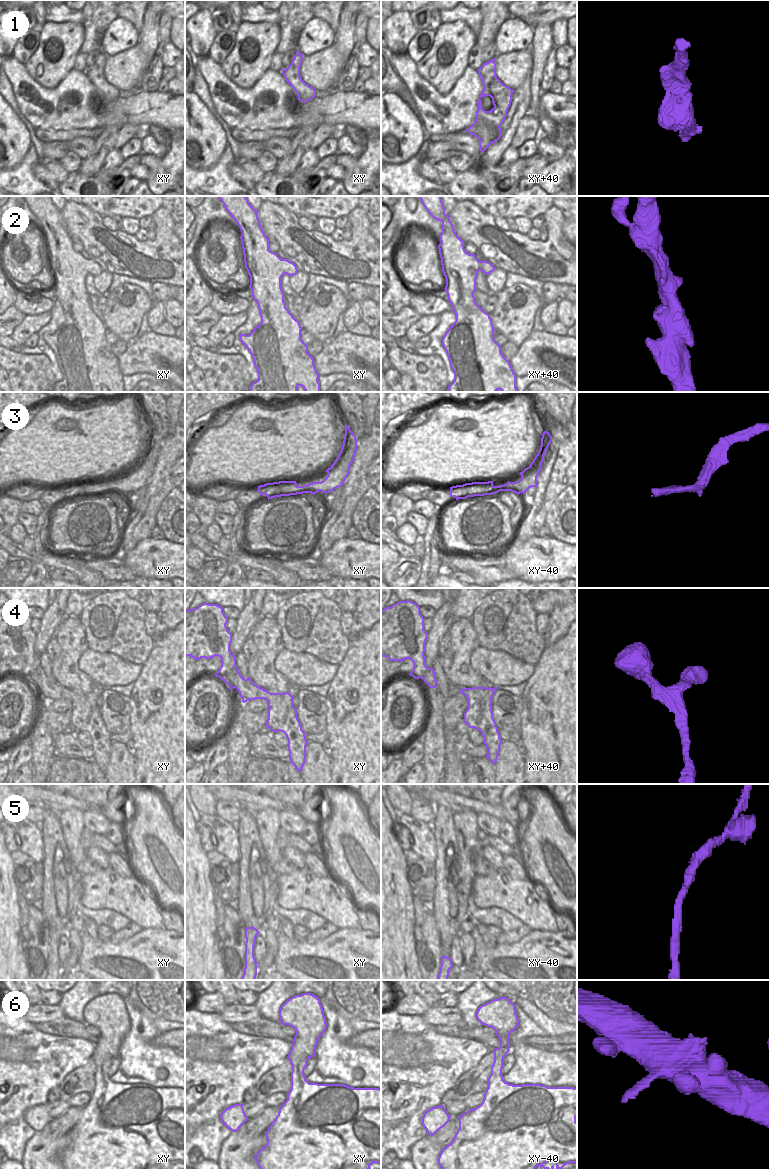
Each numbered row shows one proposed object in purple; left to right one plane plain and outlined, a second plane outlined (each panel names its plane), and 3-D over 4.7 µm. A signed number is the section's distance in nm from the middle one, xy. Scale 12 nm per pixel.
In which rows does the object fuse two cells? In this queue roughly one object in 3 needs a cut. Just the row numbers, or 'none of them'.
none of them.

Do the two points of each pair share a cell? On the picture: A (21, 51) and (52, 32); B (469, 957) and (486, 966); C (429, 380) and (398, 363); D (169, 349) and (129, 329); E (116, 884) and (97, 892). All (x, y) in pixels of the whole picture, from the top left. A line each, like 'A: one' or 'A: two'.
A: two
B: two
C: one
D: two
E: one

